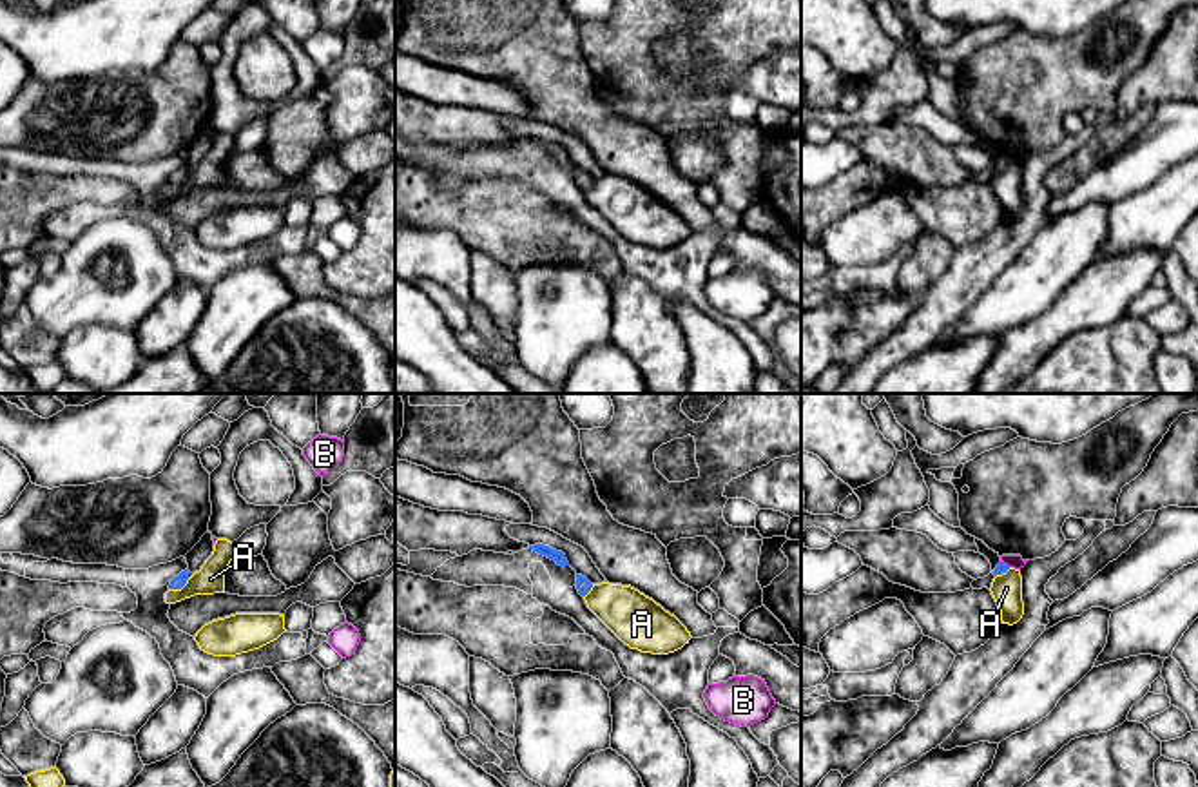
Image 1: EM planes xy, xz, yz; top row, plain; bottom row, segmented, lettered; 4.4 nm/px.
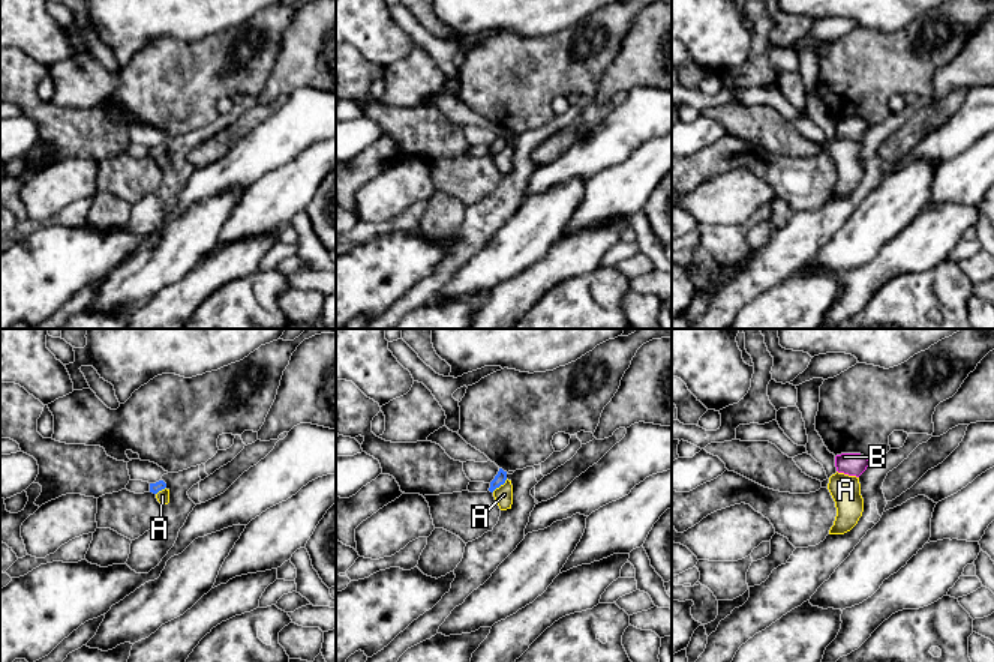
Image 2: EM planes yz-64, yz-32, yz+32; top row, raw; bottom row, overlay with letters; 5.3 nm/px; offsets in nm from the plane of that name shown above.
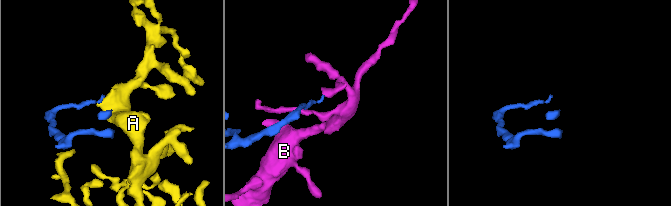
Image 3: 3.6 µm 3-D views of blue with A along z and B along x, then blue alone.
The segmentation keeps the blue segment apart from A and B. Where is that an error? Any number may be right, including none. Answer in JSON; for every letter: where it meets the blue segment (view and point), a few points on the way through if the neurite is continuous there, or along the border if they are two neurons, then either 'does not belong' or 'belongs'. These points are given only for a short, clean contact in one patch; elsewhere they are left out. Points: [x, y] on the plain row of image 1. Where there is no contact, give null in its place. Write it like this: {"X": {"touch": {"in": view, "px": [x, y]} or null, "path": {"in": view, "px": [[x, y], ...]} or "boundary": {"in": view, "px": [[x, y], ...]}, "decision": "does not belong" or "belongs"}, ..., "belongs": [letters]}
{"A": {"touch": {"in": "xy", "px": [178, 182]}, "boundary": {"in": "xy", "px": [[189, 173], [180, 182], [169, 184]]}, "decision": "does not belong"}, "B": {"touch": {"in": "yz", "px": [1006, 158]}, "path": {"in": "yz", "px": [[1001, 162], [1006, 158], [1014, 155]]}, "decision": "belongs"}, "belongs": ["B"]}

